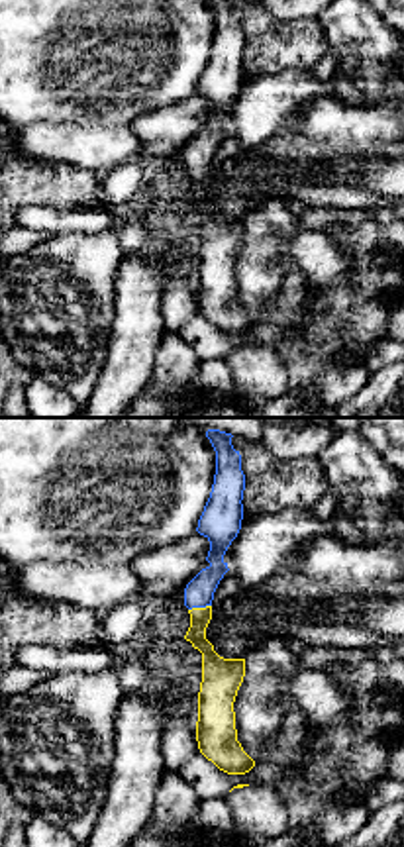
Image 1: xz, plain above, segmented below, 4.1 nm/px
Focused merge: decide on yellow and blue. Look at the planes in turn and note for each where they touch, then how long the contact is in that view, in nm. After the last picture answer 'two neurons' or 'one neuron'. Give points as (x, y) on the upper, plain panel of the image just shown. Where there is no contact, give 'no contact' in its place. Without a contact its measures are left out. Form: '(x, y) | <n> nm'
(199, 169) | 100 nm

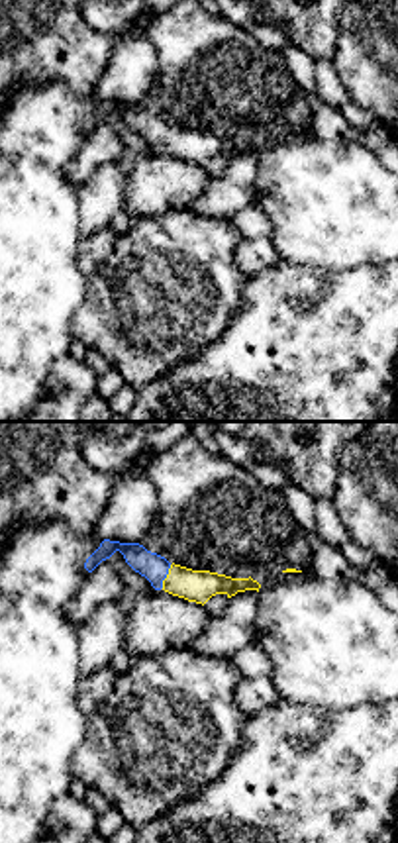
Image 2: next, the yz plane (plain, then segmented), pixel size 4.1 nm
(167, 138) | 100 nm

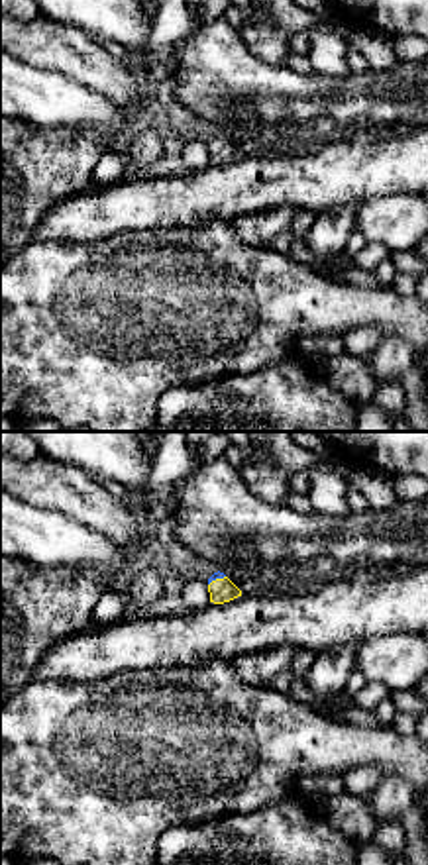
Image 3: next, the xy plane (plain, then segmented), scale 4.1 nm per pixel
(216, 140) | 80 nm

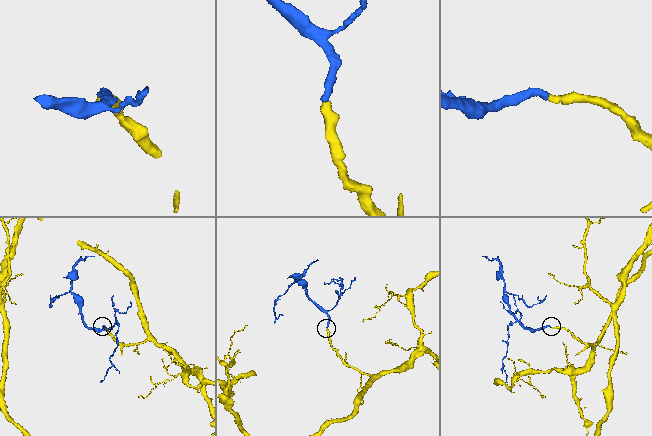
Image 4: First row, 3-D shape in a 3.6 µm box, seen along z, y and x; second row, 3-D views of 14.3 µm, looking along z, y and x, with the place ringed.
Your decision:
one neuron

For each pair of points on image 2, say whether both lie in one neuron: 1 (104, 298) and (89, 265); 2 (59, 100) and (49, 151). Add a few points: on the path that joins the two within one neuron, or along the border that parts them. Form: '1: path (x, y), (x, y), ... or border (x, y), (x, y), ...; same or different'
1: border (118, 238), (112, 253), (89, 277); different
2: path (53, 112), (49, 140); same

